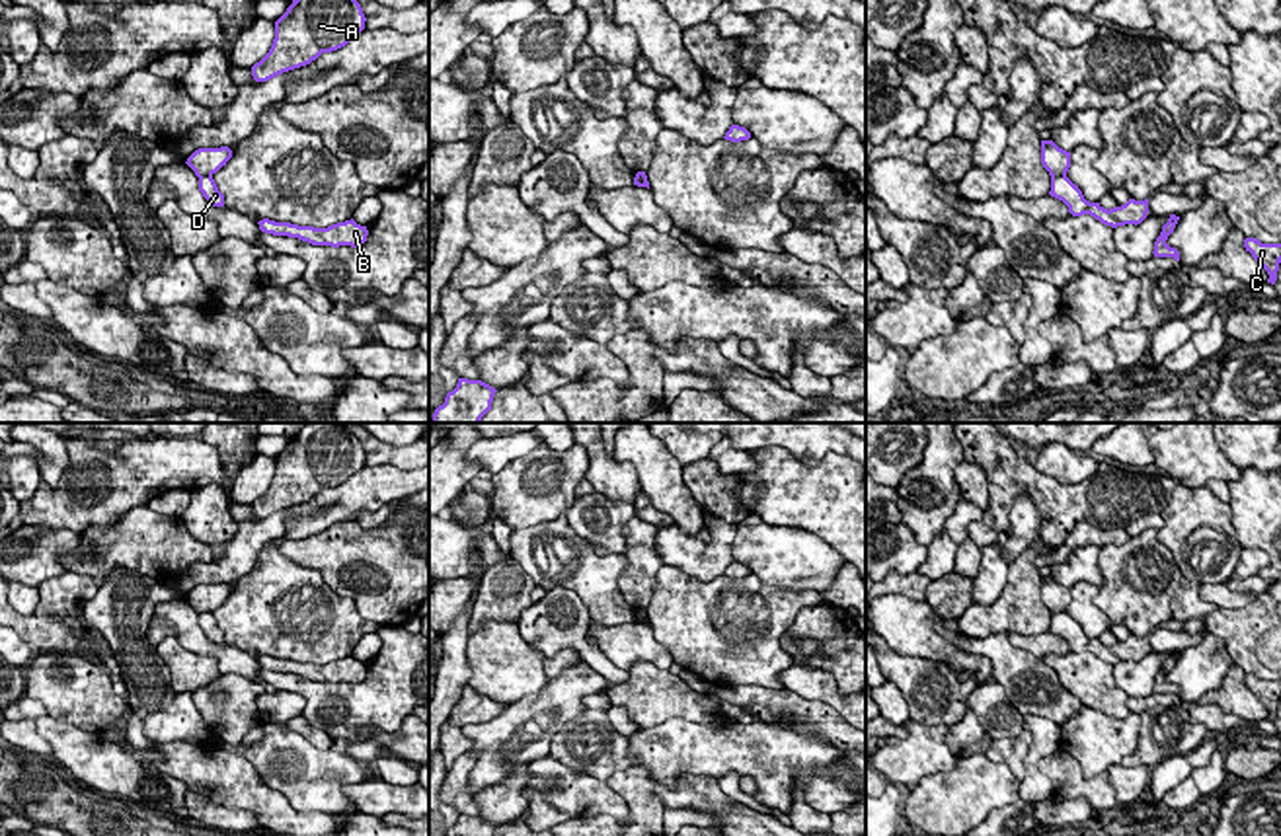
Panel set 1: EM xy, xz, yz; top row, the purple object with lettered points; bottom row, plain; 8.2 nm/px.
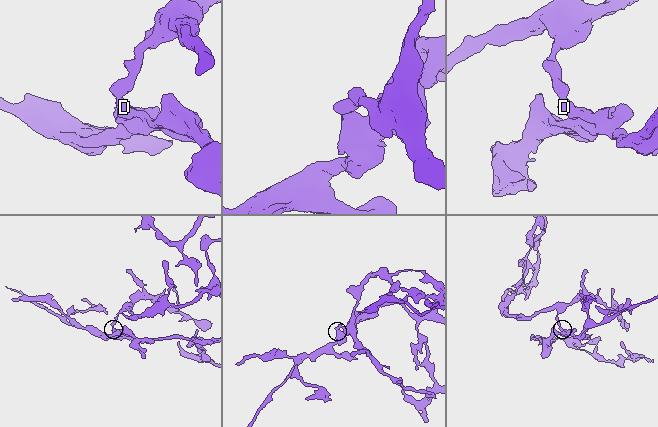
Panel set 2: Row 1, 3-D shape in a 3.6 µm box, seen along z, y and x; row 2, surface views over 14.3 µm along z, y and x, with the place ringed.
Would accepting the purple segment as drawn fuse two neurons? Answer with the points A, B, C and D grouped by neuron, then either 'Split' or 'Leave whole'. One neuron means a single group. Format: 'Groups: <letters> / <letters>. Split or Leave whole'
Groups: A / B C D. Split

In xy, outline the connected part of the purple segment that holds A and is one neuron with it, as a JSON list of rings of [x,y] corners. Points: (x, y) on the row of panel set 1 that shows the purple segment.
[[[292,0],[275,21],[269,53],[252,66],[253,80],[267,82],[345,47],[365,29],[365,21],[357,0]]]

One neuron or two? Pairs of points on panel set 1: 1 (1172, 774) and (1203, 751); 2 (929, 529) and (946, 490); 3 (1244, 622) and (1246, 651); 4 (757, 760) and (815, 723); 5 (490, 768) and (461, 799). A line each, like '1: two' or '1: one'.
1: one
2: one
3: one
4: two
5: two

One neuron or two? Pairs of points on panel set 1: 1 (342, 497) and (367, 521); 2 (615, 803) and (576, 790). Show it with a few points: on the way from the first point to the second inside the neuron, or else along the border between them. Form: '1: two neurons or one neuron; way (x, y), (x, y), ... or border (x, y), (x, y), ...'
1: two neurons; border (400, 497), (373, 511), (359, 511), (353, 519)
2: one neuron; way (605, 801), (585, 796)

